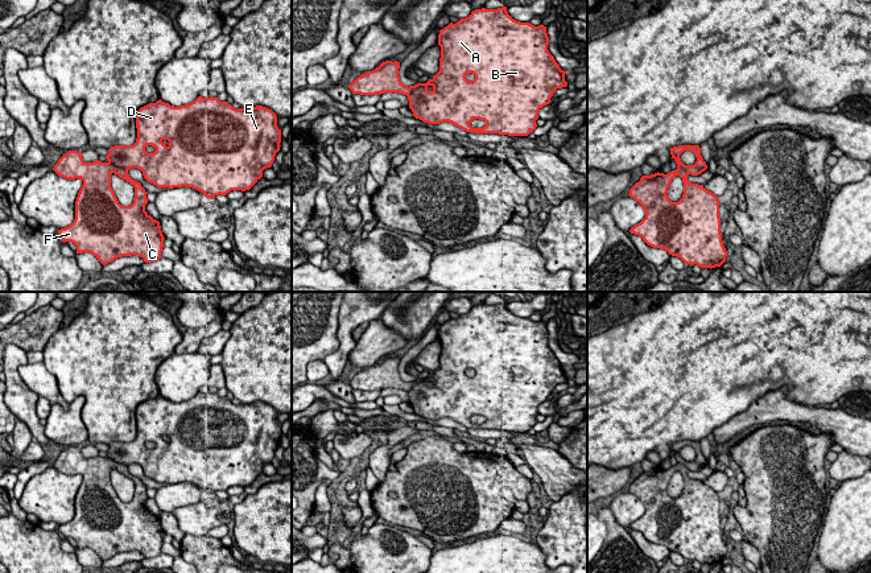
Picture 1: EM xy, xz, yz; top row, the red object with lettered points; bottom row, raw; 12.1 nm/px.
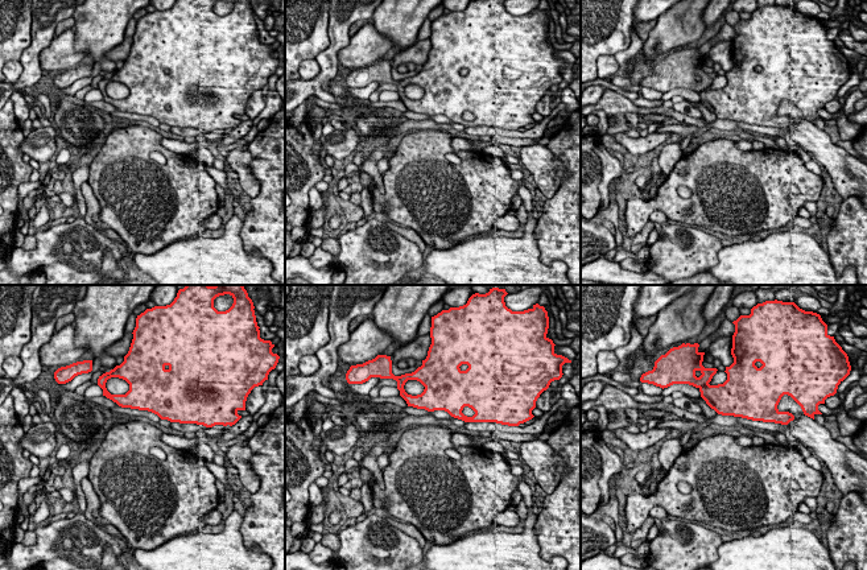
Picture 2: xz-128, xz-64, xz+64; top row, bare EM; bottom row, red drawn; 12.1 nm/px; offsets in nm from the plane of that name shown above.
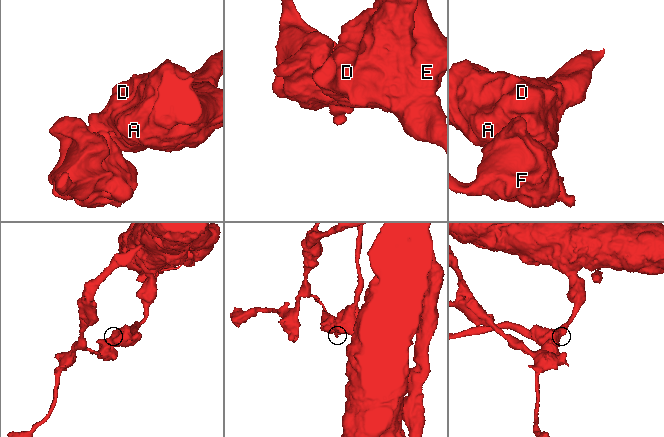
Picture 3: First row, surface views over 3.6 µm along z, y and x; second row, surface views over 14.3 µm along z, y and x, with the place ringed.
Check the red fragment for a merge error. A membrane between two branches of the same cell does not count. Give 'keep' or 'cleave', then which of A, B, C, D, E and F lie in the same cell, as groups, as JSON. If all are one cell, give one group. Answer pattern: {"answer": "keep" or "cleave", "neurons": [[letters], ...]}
{"answer": "cleave", "neurons": [["A", "B", "D", "E"], ["C", "F"]]}

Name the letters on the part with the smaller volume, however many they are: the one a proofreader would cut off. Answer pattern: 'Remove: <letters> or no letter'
Remove: C, F

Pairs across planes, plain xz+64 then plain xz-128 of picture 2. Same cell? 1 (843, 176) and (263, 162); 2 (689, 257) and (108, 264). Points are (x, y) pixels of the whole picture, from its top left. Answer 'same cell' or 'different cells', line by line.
1: different cells
2: different cells

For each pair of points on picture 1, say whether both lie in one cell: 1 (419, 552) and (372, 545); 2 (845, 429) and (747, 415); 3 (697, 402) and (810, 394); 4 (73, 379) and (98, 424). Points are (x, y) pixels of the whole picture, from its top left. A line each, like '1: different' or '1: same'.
1: same
2: same
3: same
4: same

